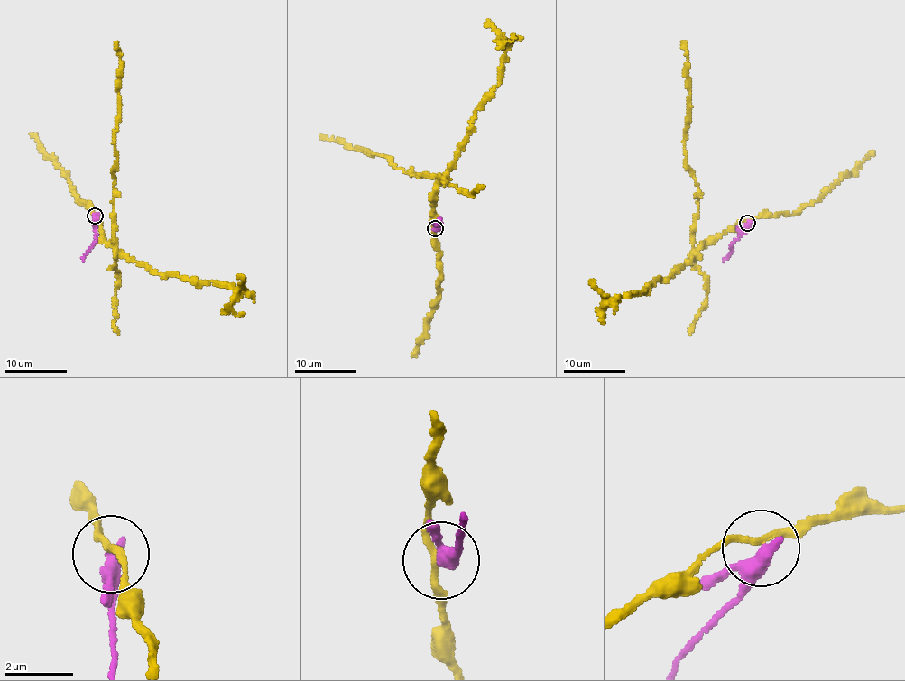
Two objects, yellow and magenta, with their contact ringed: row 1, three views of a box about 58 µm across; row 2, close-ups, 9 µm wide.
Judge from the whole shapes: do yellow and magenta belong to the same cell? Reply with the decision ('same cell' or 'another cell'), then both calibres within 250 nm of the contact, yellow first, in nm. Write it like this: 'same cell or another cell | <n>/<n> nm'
another cell | 190/360 nm

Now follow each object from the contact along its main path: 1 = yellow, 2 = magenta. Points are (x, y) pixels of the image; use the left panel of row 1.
1: (94, 215), (105, 241), (115, 249), (114, 133), (122, 69), (116, 43)
2: (94, 216), (95, 242), (83, 262)

